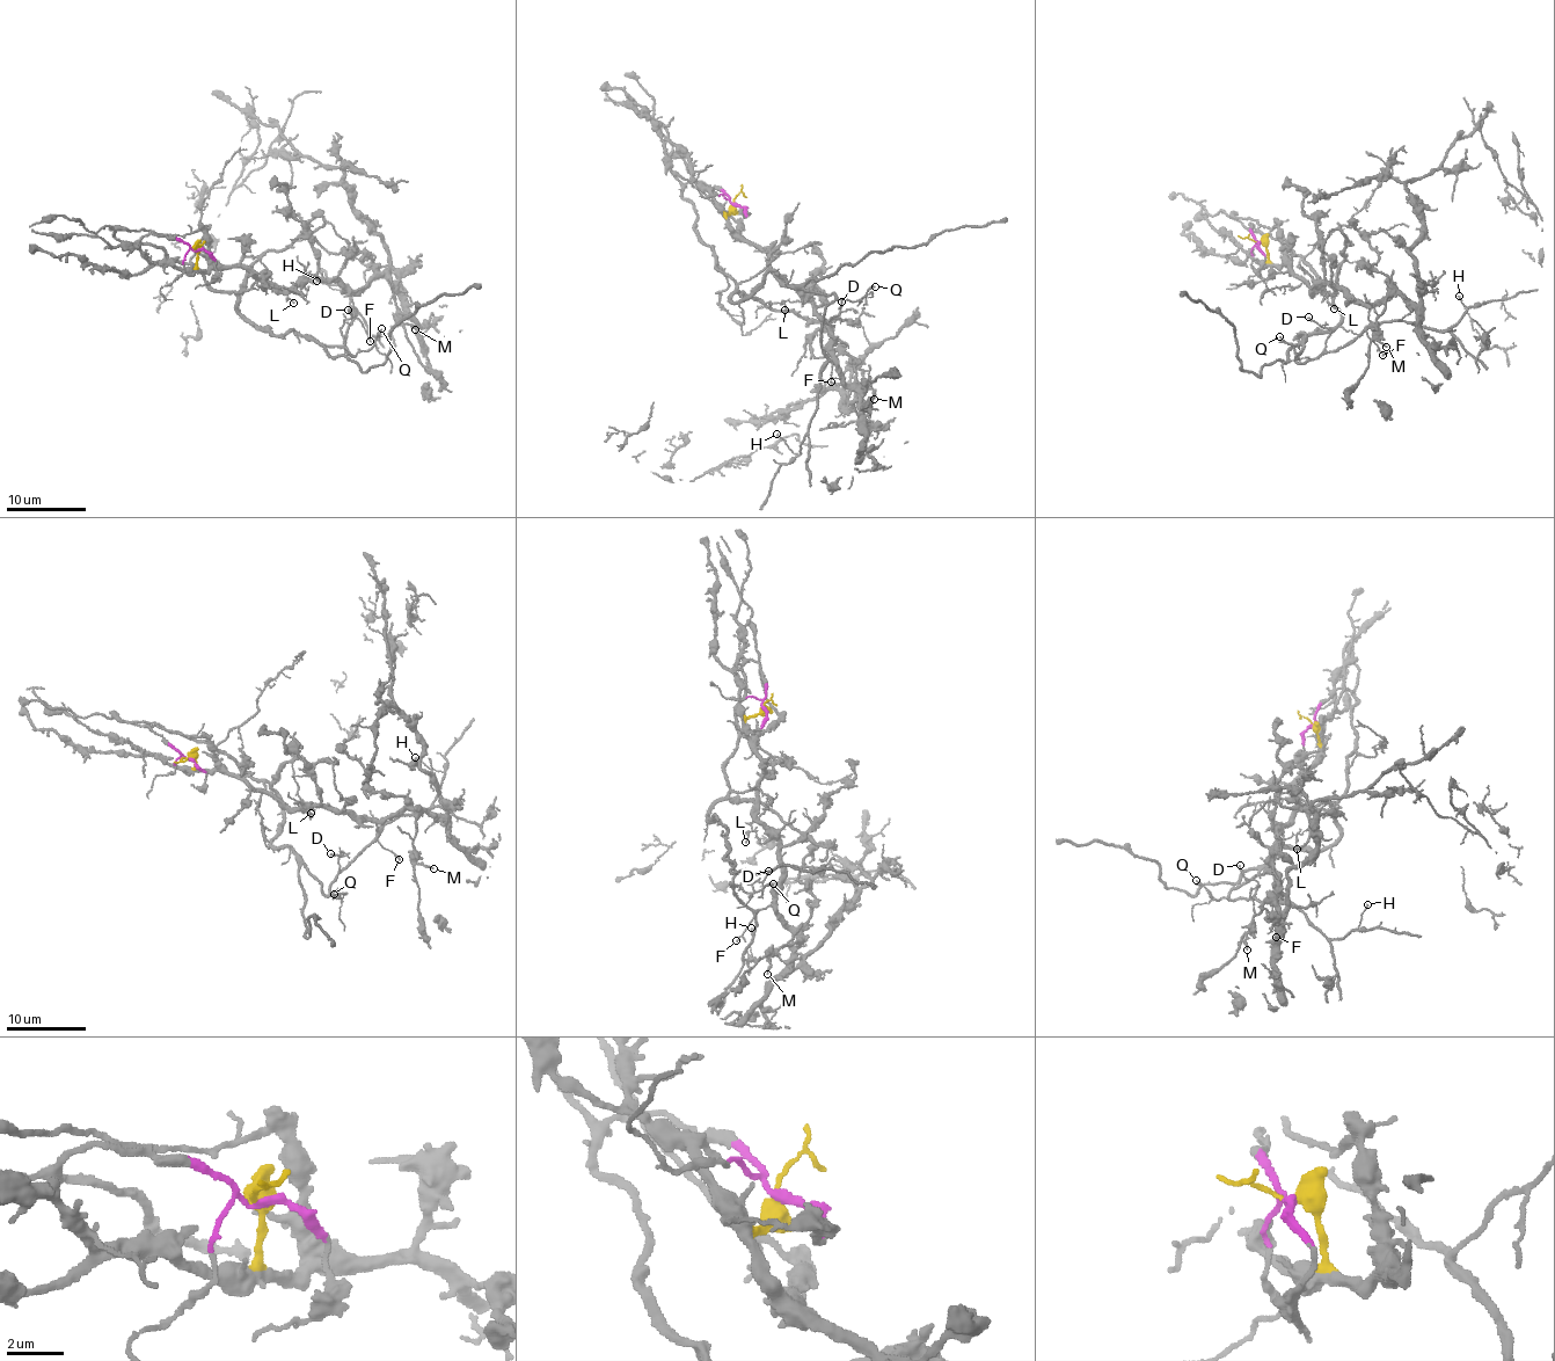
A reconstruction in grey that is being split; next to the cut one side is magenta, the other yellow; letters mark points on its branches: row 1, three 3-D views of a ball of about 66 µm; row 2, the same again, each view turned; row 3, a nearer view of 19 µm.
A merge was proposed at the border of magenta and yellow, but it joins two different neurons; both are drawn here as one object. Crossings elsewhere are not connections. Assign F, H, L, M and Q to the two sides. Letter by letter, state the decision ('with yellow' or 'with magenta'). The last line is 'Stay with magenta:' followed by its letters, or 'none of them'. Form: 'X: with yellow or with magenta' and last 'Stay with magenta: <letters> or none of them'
F: with magenta
H: with magenta
L: with magenta
M: with yellow
Q: with magenta
Stay with magenta: F, H, L, Q

